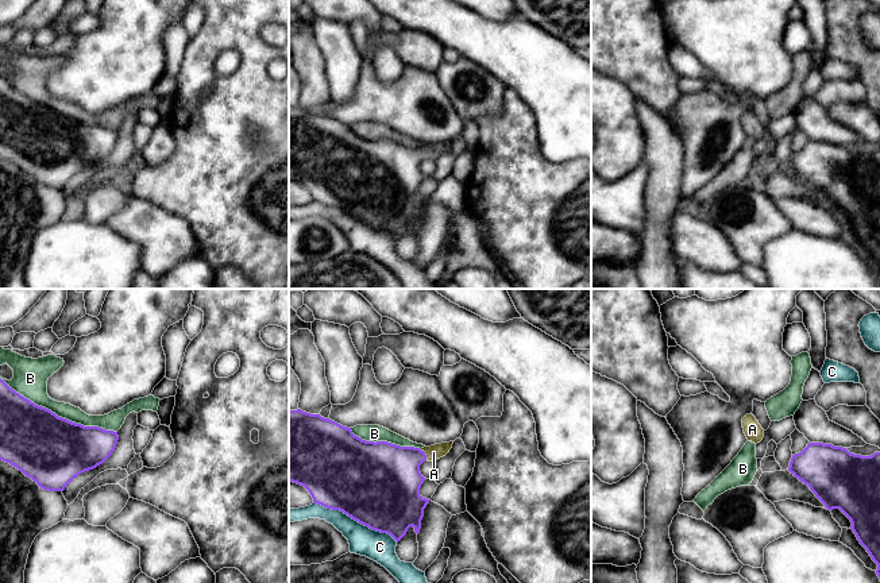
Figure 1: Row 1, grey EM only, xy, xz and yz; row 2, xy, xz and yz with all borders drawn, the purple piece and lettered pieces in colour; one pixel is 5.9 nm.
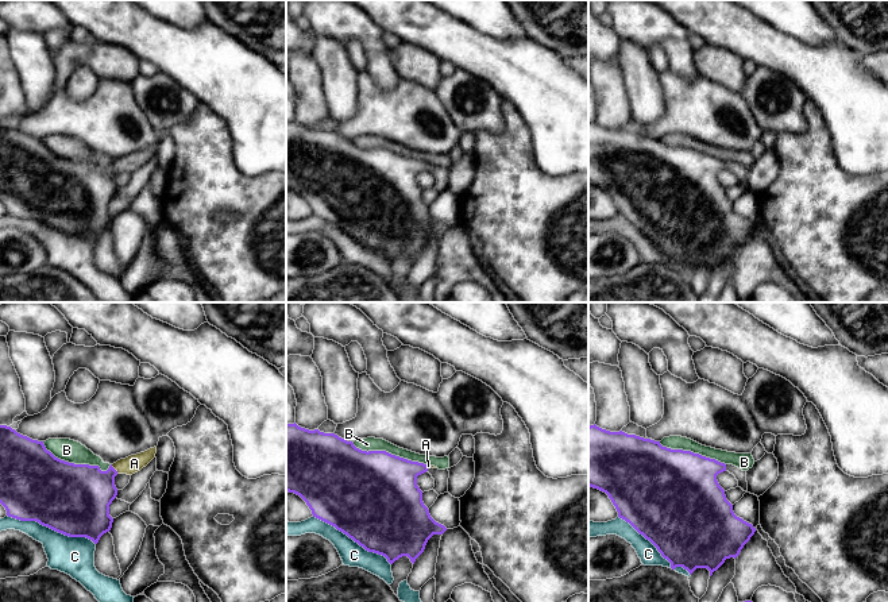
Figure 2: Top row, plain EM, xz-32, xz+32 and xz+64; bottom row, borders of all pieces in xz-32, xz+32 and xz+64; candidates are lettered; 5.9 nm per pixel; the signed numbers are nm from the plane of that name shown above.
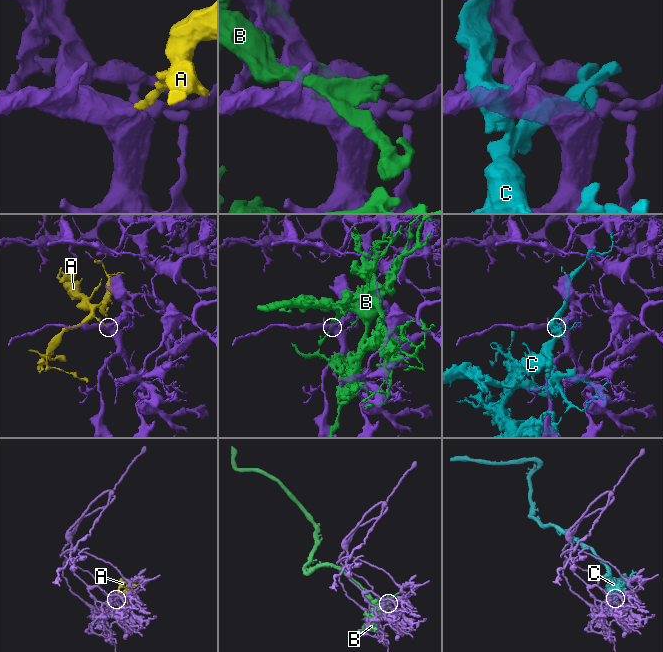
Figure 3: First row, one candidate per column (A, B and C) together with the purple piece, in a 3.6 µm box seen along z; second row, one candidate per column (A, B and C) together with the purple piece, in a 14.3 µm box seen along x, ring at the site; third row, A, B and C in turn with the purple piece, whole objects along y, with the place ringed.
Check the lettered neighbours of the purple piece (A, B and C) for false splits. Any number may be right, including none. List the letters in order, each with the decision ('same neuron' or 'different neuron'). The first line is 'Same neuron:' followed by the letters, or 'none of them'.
Same neuron: A
A: same neuron
B: different neuron
C: different neuron

